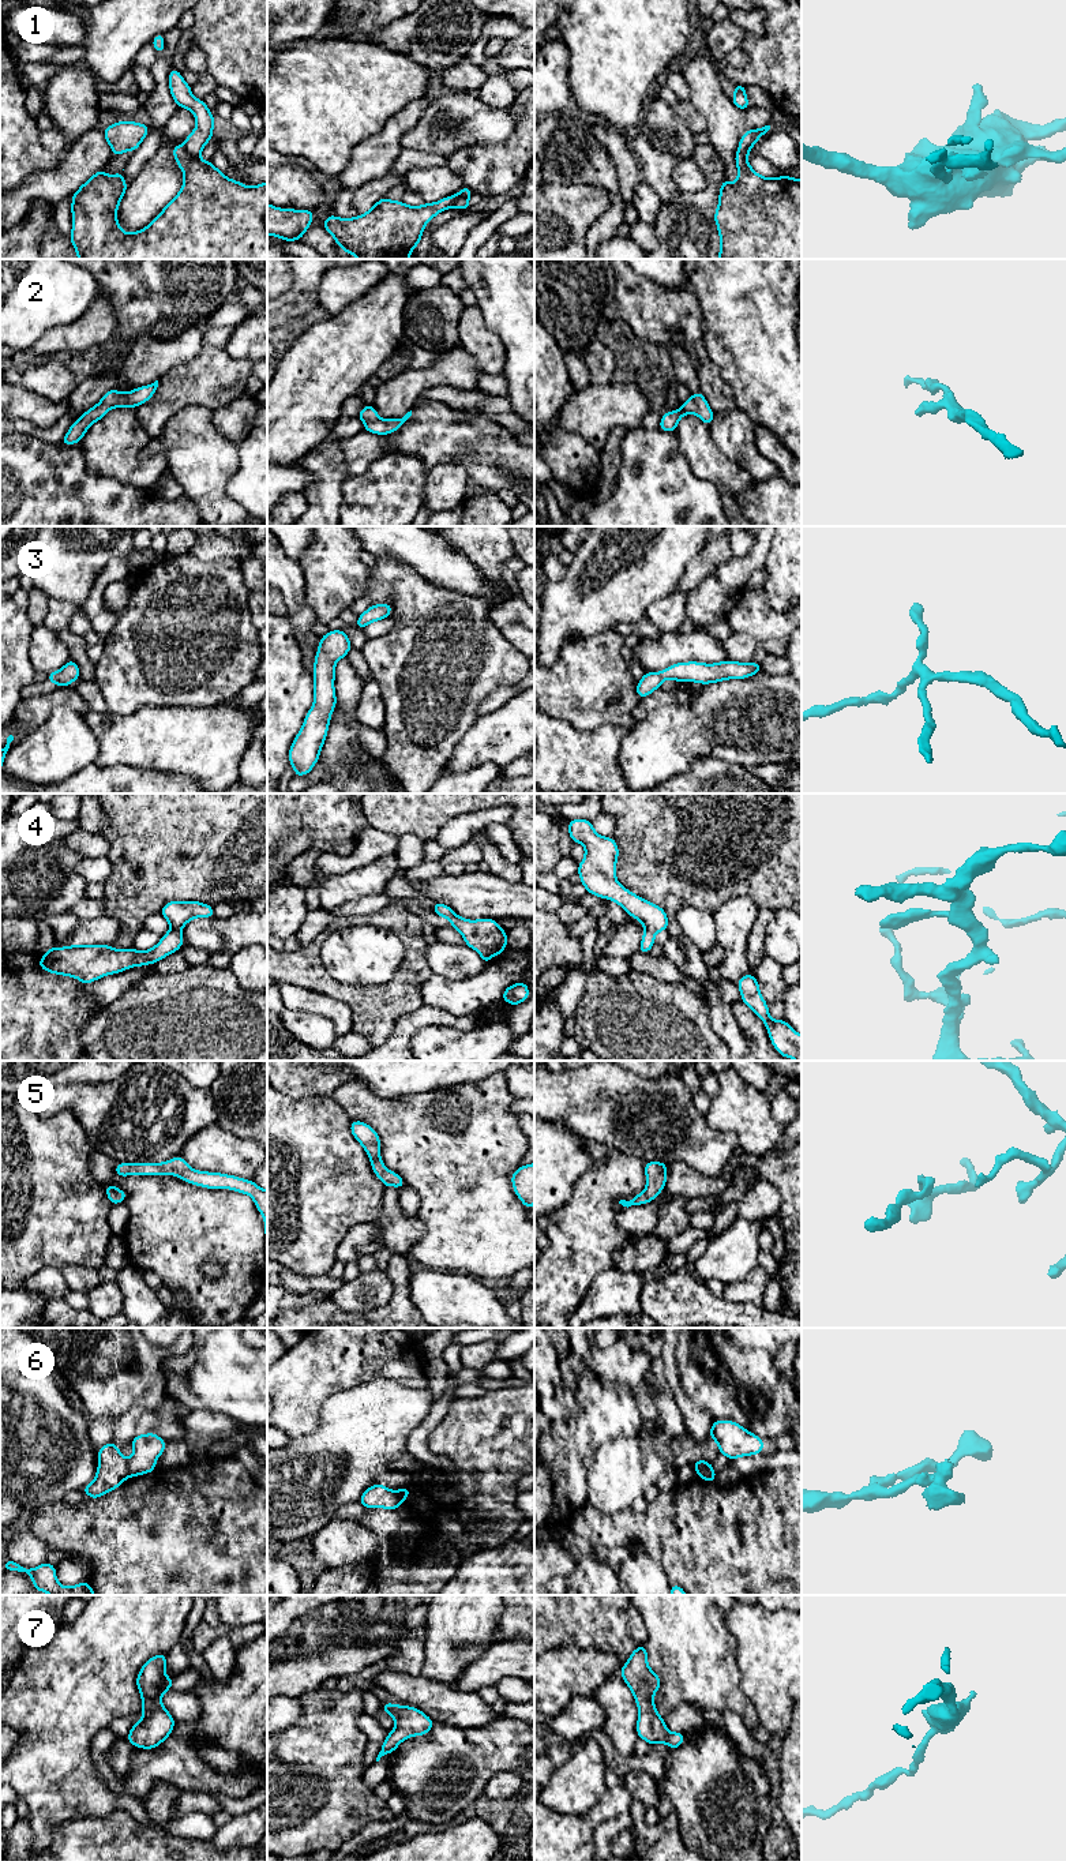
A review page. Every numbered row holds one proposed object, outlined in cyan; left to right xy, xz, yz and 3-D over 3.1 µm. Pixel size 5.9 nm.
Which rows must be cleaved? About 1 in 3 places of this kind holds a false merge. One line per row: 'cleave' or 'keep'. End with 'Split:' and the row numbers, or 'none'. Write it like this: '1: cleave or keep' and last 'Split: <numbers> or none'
1: cleave
2: keep
3: keep
4: keep
5: keep
6: cleave
7: keep
Split: 1, 6

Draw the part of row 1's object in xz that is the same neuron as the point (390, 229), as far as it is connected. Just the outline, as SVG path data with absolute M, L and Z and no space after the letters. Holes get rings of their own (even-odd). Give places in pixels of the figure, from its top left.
M463 187L453 196L423 206L382 198L365 214L354 218L331 214L323 226L337 245L359 259L409 259L423 239L425 225L440 211L453 209L458 198L472 195L473 191Z

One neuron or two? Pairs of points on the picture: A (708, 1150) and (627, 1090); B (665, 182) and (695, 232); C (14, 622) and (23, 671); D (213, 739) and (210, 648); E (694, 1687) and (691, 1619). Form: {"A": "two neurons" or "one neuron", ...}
{"A": "one neuron", "B": "two neurons", "C": "one neuron", "D": "two neurons", "E": "one neuron"}

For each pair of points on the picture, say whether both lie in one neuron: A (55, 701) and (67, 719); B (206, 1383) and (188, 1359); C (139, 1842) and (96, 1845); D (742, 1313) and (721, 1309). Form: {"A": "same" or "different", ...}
{"A": "different", "B": "different", "C": "same", "D": "same"}

